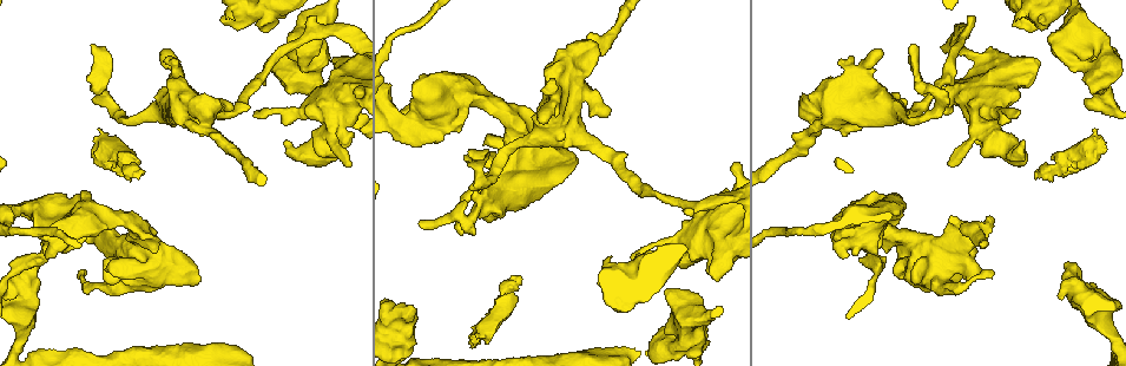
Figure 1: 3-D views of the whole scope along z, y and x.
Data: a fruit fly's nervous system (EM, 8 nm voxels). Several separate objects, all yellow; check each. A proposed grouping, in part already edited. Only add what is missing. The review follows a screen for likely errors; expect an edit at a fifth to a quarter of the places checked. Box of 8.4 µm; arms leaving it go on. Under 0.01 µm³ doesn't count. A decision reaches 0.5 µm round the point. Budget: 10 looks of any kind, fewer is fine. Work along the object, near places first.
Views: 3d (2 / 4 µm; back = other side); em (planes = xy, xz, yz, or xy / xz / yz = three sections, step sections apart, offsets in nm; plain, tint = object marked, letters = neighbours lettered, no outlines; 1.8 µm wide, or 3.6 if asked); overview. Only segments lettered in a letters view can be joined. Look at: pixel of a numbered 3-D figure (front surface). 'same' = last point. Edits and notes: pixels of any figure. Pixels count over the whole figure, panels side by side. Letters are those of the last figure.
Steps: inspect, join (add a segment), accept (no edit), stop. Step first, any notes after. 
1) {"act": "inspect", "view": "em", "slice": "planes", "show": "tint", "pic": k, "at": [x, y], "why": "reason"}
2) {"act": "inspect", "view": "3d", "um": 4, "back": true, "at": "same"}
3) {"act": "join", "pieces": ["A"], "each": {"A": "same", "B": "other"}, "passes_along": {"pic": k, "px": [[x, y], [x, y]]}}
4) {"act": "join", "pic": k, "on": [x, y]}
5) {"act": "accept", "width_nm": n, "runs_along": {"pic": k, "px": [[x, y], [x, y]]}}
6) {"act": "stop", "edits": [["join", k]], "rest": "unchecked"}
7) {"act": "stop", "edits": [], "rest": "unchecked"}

{"act": "inspect", "view": "em", "um": 3.6, "slice": "xz", "step": 4, "show": "letters", "pic": 1, "at": [1105, 60]}

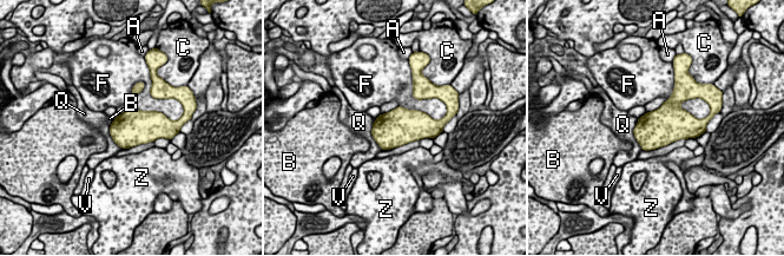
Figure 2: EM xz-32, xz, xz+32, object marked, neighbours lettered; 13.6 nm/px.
{"act": "inspect", "view": "em", "um": 3.6, "slice": "planes", "show": "letters", "at": "same", "why": "cut it another way"}

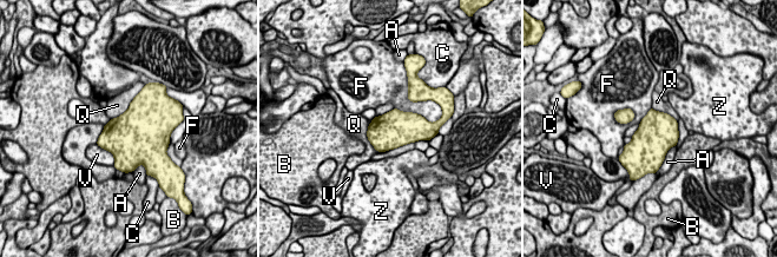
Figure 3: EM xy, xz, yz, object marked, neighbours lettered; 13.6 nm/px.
{"act": "accept", "width_nm": 500, "each": {"A": "other", "B": "other", "C": "other", "F": "other", "Q": "other", "V": "other", "Z": "other"}, "border": {"pic": 3, "px": [[367, 126], [377, 151], [414, 142]]}, "found": "none of them fits"}

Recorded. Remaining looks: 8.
{"act": "inspect", "view": "em", "slice": "planes", "show": "tint", "pic": 1, "at": [91, 45], "why": "long arm stops here"}

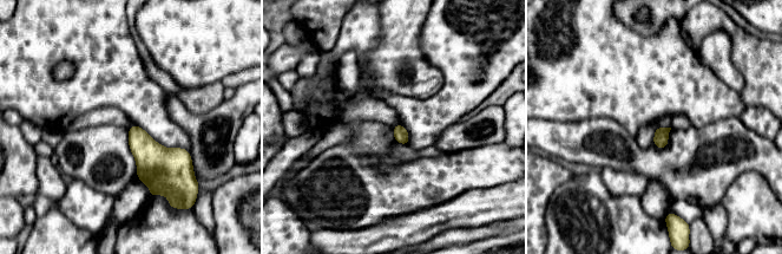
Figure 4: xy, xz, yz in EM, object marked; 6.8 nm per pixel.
{"act": "inspect", "view": "em", "slice": "planes", "show": "letters", "at": "same"}

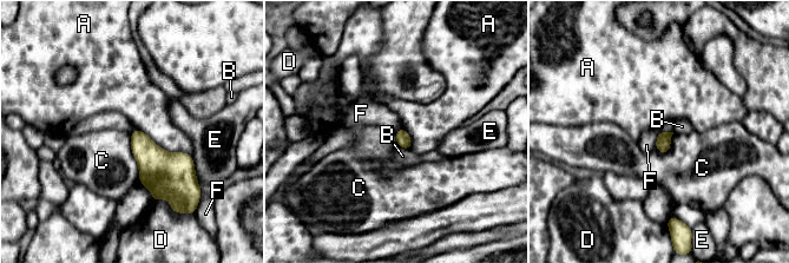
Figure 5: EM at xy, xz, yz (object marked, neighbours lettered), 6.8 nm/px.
{"act": "accept", "each": {"A": "other", "B": "other", "C": "other", "D": "other", "E": "other", "F": "other"}, "border": {"pic": 5, "px": [[130, 133], [139, 182]]}, "found": "no lettered segment goes on from it"}

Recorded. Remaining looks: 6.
{"act": "inspect", "view": "em", "slice": "xy", "step": 4, "show": "tint", "pic": 1, "at": [115, 245], "why": "thick turns thin"}

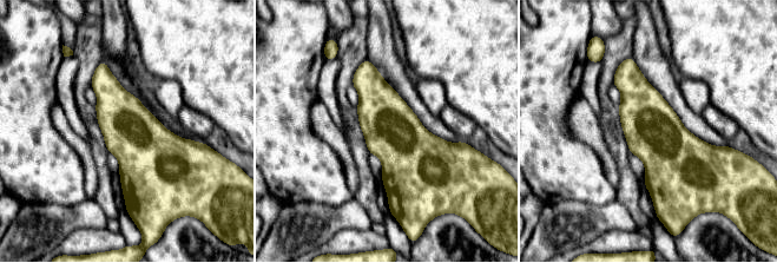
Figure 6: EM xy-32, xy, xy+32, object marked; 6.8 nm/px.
{"act": "inspect", "view": "em", "slice": "planes", "show": "letters", "at": "same"}

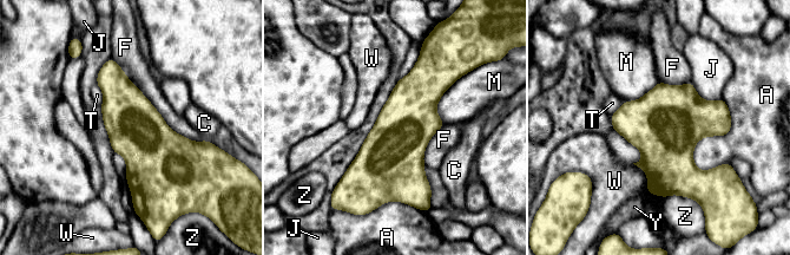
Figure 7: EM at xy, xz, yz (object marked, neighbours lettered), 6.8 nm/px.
{"act": "accept", "each": {"A": "other", "C": "other", "F": "other", "J": "other", "M": "other", "T": "other", "W": "other", "Y": "other", "Z": "other"}, "found": "none of them fits"}

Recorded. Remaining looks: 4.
{"act": "inspect", "view": "3d", "um": 2, "pic": 1, "at": [140, 173]}

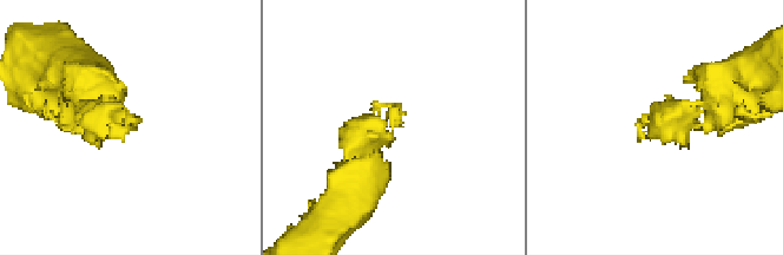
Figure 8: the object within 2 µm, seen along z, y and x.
{"act": "inspect", "view": "em", "slice": "planes", "show": "letters", "pic": 8, "at": [640, 120]}

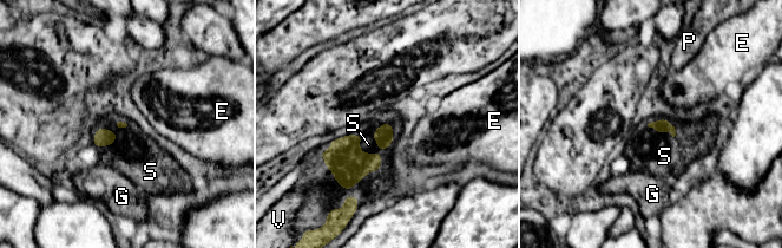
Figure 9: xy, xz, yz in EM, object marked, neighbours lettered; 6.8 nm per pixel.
{"act": "join", "pieces": ["S"], "longest_contact_nm": ["S", 220], "each": {"E": "other", "G": "other", "P": "other", "S": "same", "V": "other"}, "passes_along": {"pic": 9, "px": [[383, 135], [373, 135], [368, 144]]}, "found": "it goes on there"}

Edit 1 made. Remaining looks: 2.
{"act": "stop", "edits": [["join", 9]], "rest": "unchecked"}

